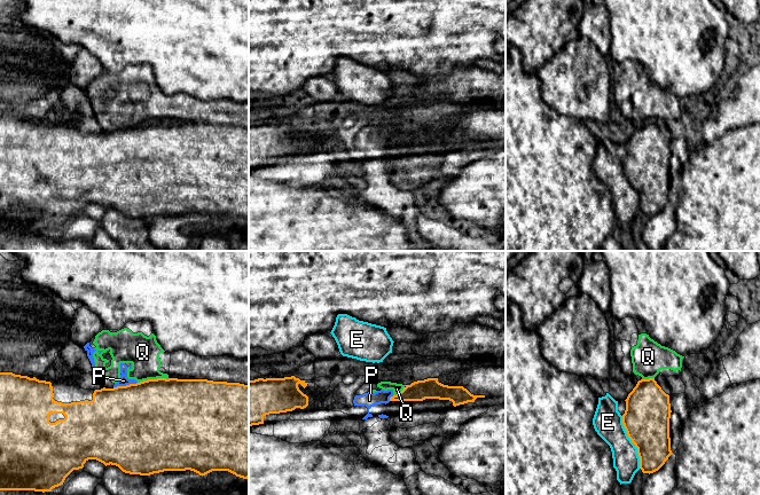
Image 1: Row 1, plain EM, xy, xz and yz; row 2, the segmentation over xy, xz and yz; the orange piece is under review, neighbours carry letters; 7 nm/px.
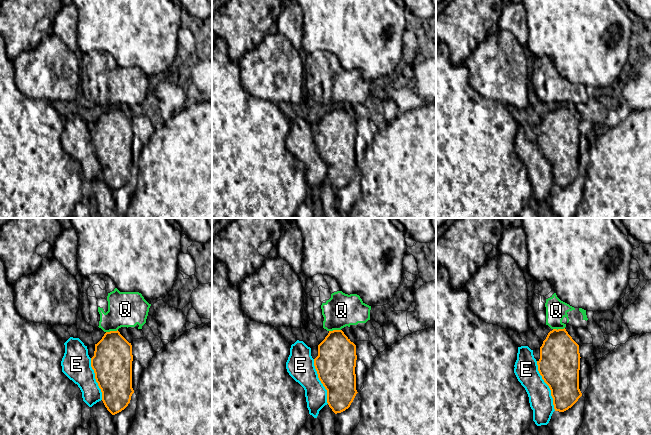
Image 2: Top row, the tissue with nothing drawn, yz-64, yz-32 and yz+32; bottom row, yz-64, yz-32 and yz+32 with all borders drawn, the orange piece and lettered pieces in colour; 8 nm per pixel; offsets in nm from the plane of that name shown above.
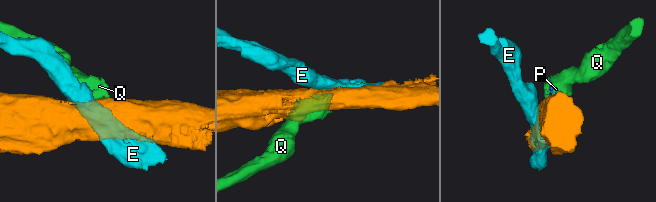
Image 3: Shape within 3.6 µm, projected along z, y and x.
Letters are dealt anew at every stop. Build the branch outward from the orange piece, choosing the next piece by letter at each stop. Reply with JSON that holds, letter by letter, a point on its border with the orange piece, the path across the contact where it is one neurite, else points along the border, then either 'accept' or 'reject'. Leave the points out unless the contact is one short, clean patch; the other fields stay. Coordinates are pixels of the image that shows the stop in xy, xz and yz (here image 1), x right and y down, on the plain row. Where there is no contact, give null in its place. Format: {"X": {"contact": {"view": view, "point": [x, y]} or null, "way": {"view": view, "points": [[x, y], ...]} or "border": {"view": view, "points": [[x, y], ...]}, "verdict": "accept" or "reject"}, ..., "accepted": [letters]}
{"E": {"contact": {"view": "yz", "point": [632, 185]}, "verdict": "reject"}, "P": {"contact": {"view": "xy", "point": [126, 128]}, "border": {"view": "xy", "points": [[136, 125], [114, 131]]}, "verdict": "reject"}, "Q": {"contact": {"view": "xy", "point": [153, 123]}, "border": {"view": "xy", "points": [[169, 122], [148, 122], [138, 126]]}, "verdict": "reject"}, "accepted": []}

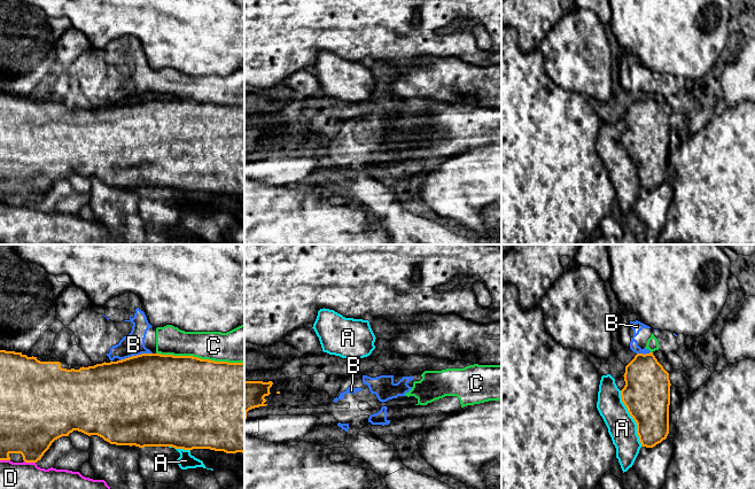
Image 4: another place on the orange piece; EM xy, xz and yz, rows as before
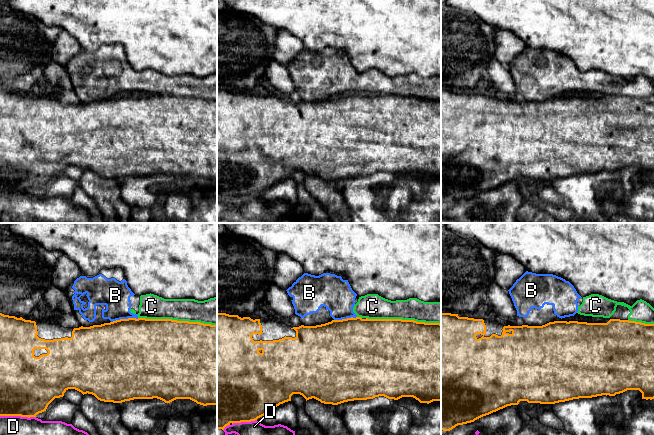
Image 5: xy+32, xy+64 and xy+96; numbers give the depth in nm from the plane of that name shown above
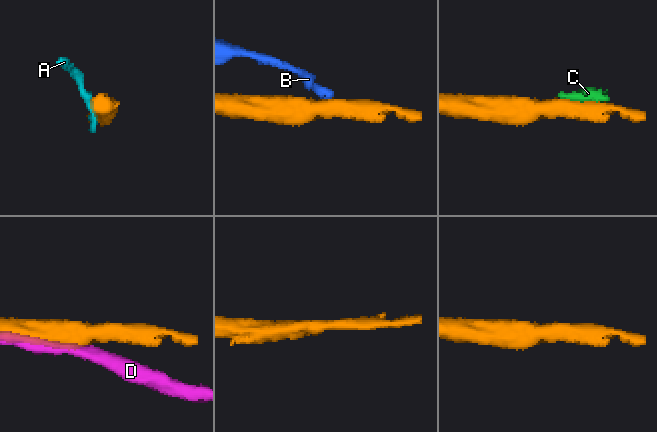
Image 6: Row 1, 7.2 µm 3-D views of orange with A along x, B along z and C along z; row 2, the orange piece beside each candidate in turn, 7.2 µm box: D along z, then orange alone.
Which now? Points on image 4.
{"A": {"contact": {"view": "yz", "point": [632, 160]}, "verdict": "reject"}, "B": {"contact": {"view": "xy", "point": [137, 98]}, "border": {"view": "xy", "points": [[152, 95], [141, 95], [119, 103]]}, "verdict": "reject"}, "C": {"contact": {"view": "xy", "point": [200, 101]}, "verdict": "reject"}, "D": {"contact": {"view": "xy", "point": [30, 204]}, "verdict": "reject"}, "accepted": []}

